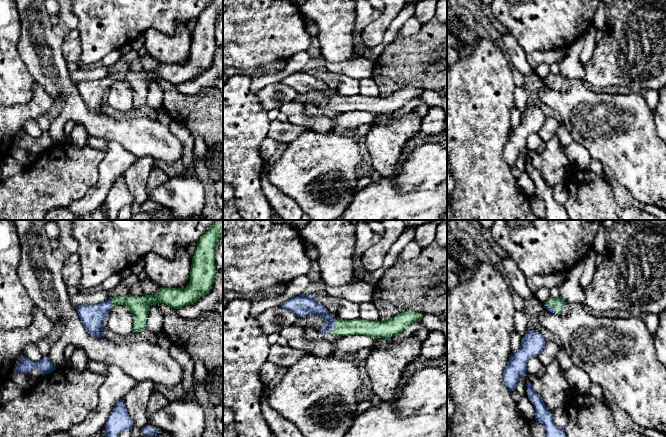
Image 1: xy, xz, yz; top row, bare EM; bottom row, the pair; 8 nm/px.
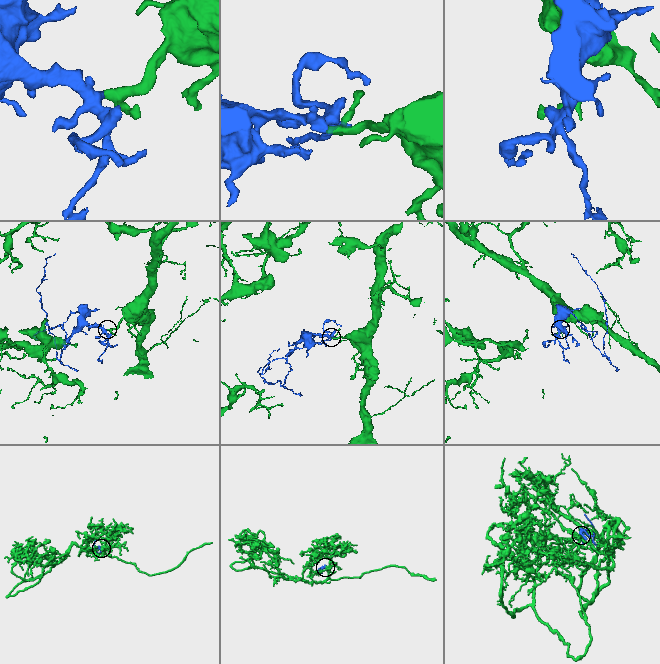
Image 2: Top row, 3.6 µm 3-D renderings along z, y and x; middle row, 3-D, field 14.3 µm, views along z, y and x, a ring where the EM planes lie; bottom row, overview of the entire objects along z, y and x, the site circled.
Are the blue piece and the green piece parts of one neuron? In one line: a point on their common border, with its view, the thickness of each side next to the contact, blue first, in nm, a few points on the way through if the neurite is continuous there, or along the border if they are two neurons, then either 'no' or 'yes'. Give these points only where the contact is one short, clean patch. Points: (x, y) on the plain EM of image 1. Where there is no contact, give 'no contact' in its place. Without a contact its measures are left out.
xz (334, 102) | 140/130 nm | across xz (310, 83), (318, 85), (334, 102), (358, 102) | yes

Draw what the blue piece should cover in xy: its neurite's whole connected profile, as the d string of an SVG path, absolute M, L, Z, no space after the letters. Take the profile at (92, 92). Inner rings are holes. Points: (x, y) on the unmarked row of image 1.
M213 0L197 19L190 45L190 57L185 64L160 64L154 71L136 74L131 70L119 72L98 80L76 83L87 108L93 113L103 113L102 103L107 91L117 82L126 81L133 90L133 108L147 101L149 82L158 78L174 85L195 79L207 71L216 51L216 23L223 12L223 0Z

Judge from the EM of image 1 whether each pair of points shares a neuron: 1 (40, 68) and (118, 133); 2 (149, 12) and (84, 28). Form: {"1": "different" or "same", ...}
{"1": "same", "2": "same"}

